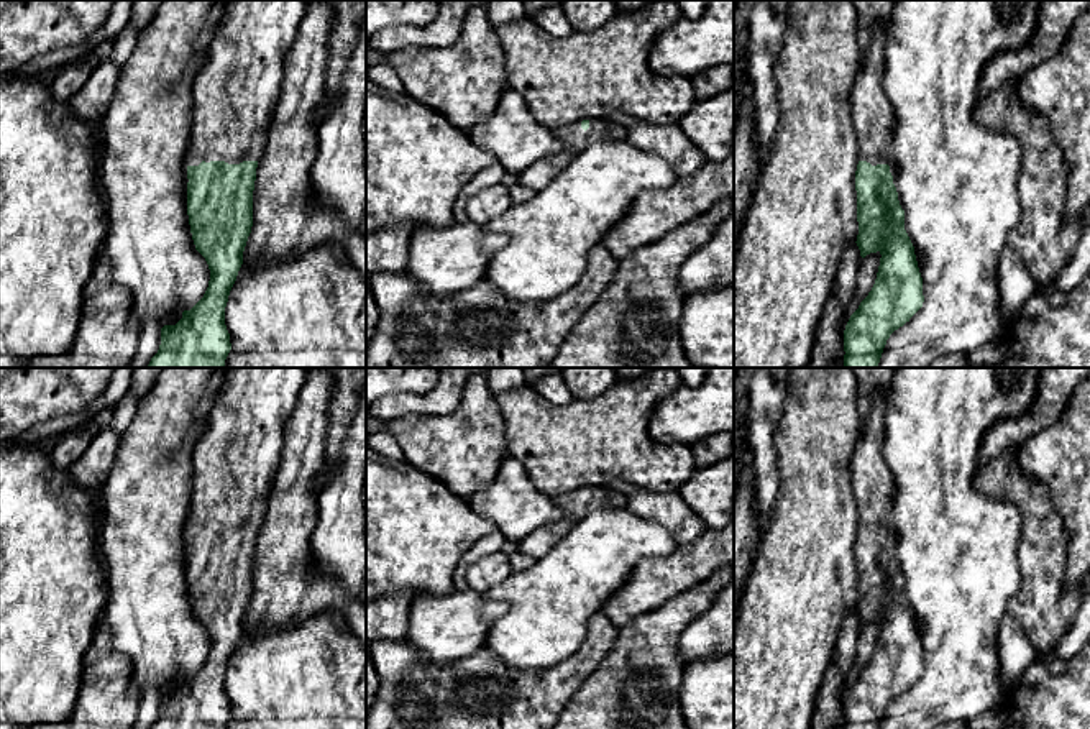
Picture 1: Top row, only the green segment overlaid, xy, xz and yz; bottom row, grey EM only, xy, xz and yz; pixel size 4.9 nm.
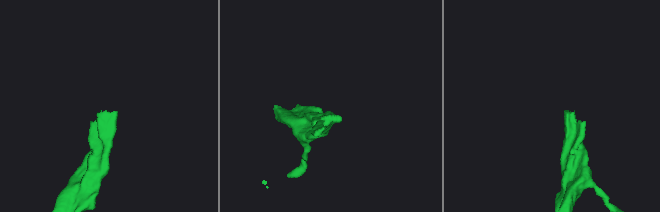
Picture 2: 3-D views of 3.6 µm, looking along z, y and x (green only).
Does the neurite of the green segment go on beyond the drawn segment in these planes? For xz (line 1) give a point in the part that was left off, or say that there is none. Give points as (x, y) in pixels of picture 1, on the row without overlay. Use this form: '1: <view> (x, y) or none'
1: xz (573, 504)

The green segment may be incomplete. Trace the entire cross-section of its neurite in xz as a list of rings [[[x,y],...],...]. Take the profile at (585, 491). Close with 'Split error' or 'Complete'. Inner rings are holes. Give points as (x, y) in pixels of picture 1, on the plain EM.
[[[589,486],[575,493],[556,496],[555,502],[561,507],[563,517],[534,530],[530,535],[517,542],[520,553],[542,558],[589,511],[625,507],[627,497],[609,486]]]. Split error

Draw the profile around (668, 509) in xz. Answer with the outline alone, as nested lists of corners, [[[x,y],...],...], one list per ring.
[[[619,479],[607,484],[627,497],[625,507],[645,520],[665,525],[678,547],[688,545],[706,530],[704,522],[691,512],[678,493],[657,493]]]

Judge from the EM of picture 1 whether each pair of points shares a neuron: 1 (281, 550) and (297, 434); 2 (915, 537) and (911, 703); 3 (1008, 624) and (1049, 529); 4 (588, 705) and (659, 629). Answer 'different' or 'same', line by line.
1: same
2: same
3: different
4: same

